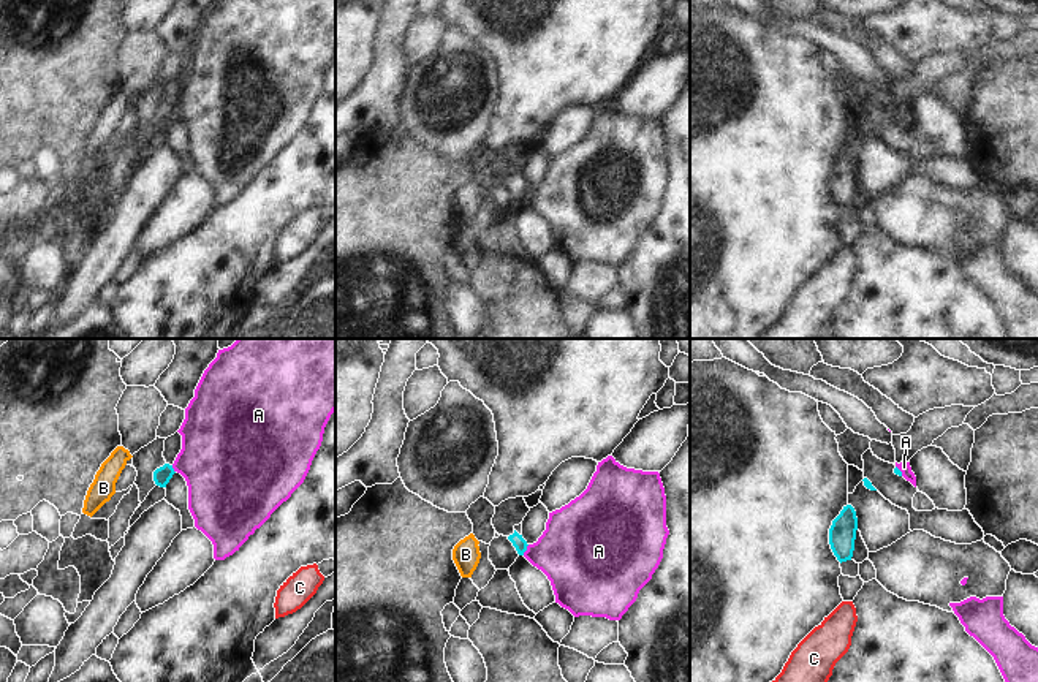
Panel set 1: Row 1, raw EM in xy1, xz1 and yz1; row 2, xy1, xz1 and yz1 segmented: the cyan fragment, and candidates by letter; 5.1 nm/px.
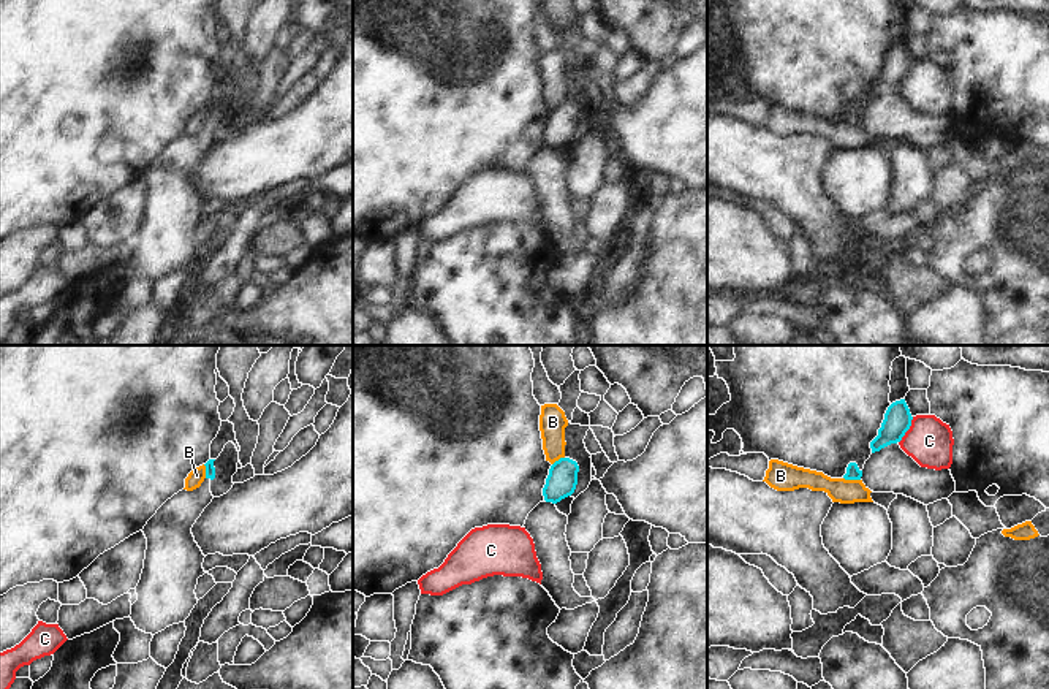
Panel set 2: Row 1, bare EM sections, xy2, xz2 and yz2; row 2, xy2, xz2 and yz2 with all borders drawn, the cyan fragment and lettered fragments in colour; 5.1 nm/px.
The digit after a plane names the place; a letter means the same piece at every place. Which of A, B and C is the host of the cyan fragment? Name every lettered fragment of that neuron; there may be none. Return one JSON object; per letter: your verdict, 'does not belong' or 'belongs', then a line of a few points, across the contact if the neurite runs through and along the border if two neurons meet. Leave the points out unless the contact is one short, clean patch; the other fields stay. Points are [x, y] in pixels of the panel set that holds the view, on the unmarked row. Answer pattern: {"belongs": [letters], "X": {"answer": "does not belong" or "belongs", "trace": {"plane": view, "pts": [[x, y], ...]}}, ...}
{"belongs": [], "A": {"answer": "does not belong", "trace": {"plane": "xz1", "pts": [[529, 190], [522, 200]]}}, "B": {"answer": "does not belong", "trace": {"plane": "yz2", "pts": [[844, 122], [859, 125]]}}, "C": {"answer": "does not belong", "trace": {"plane": "yz2", "pts": [[913, 62], [899, 87]]}}}

